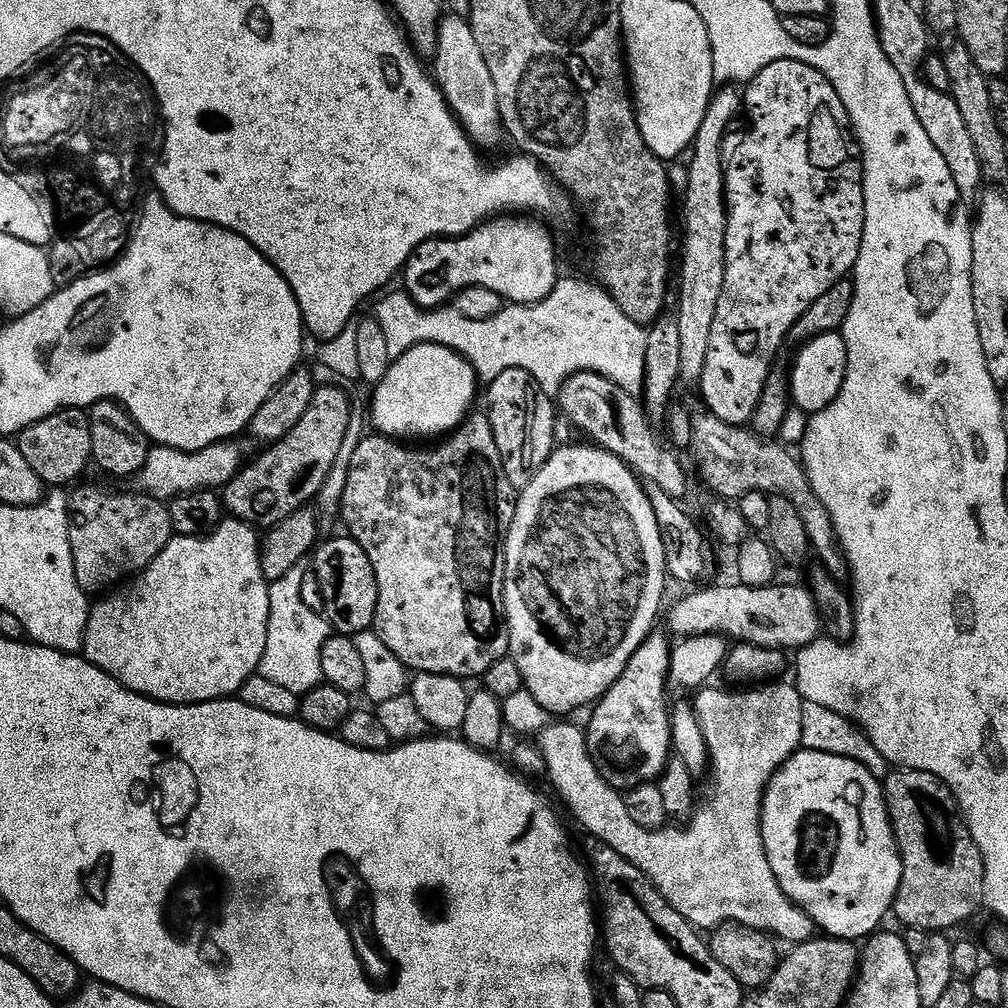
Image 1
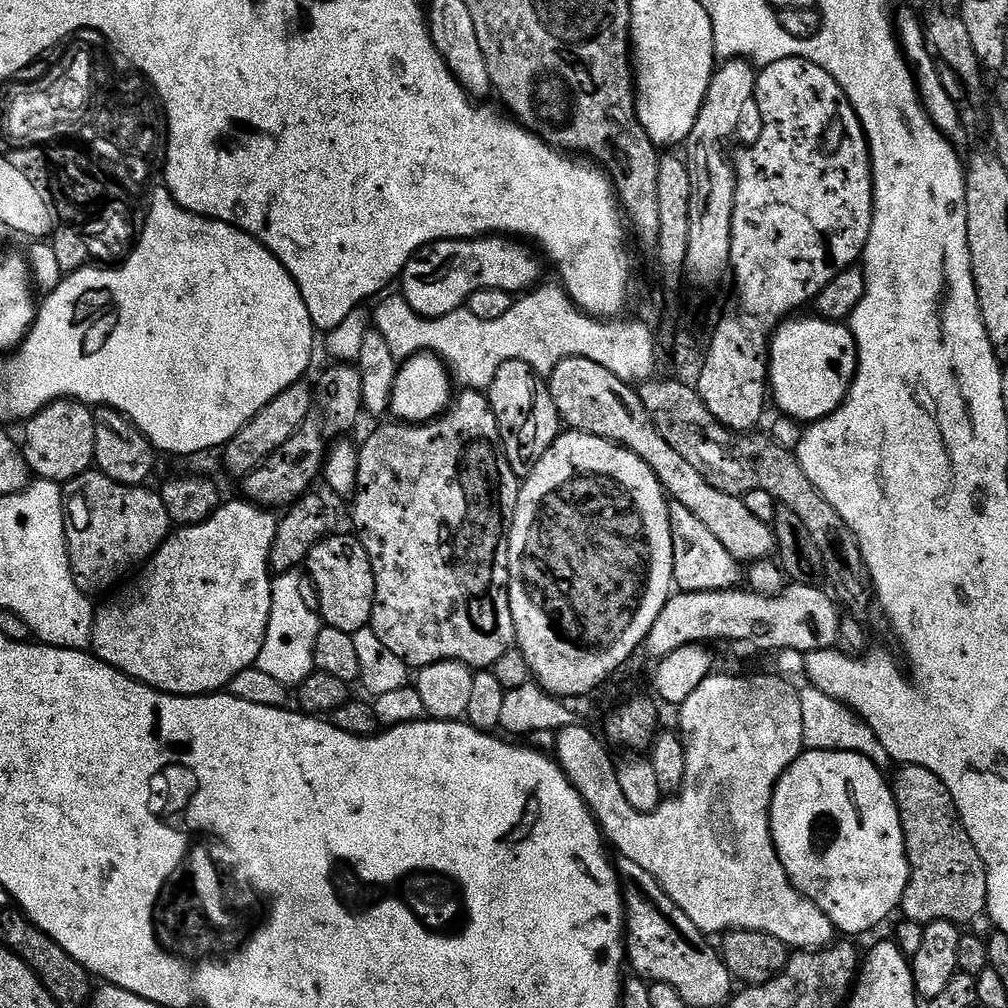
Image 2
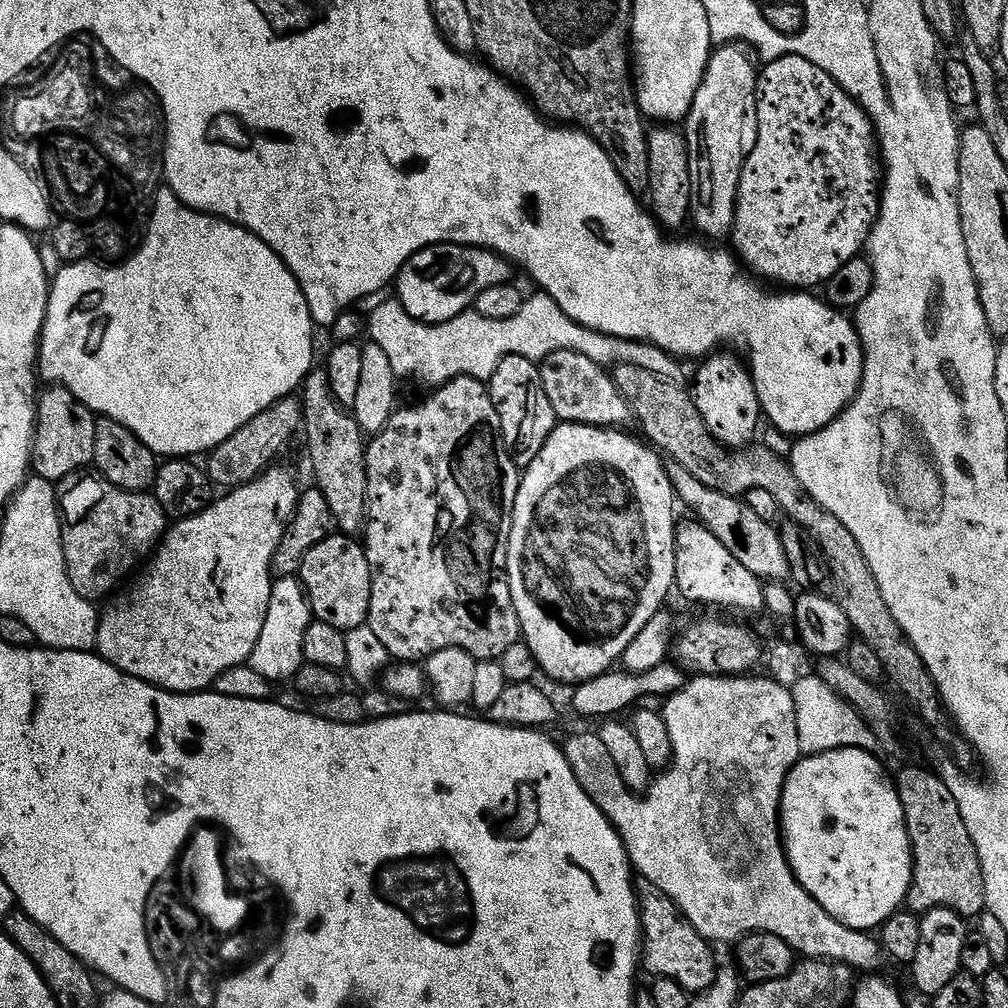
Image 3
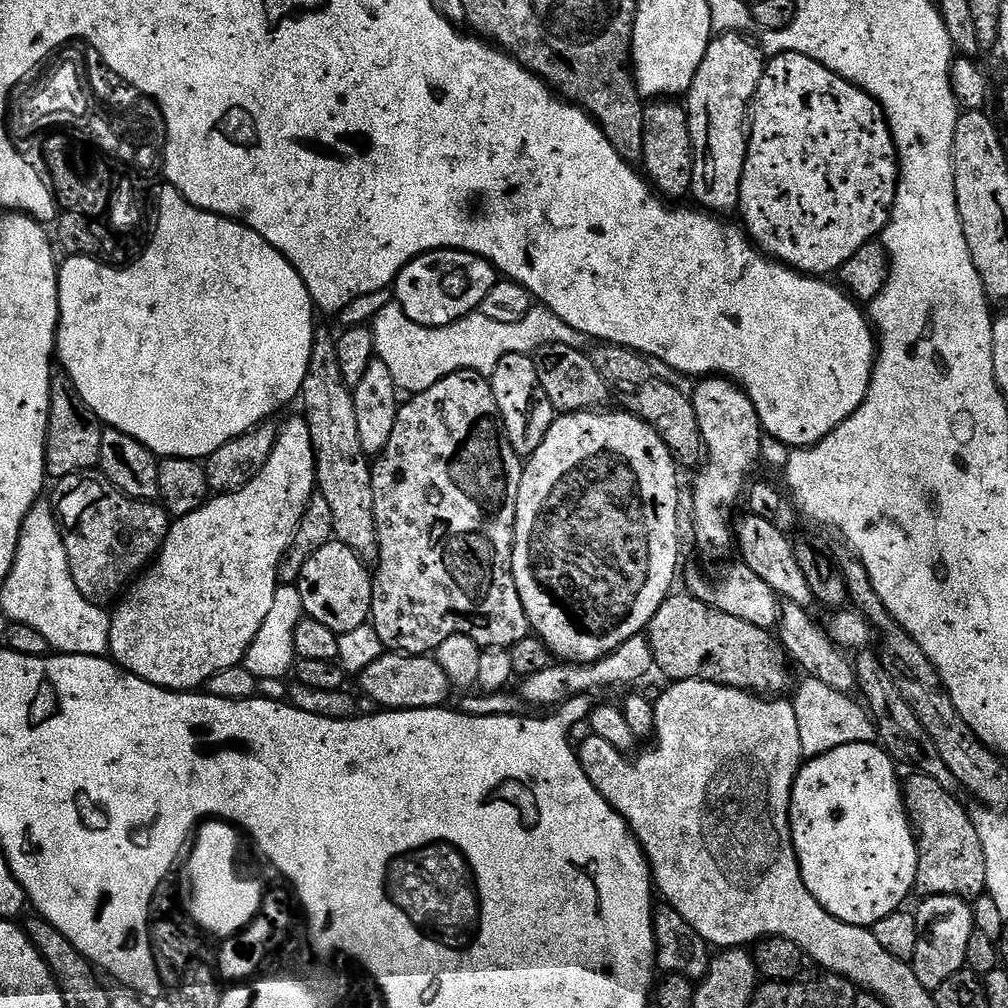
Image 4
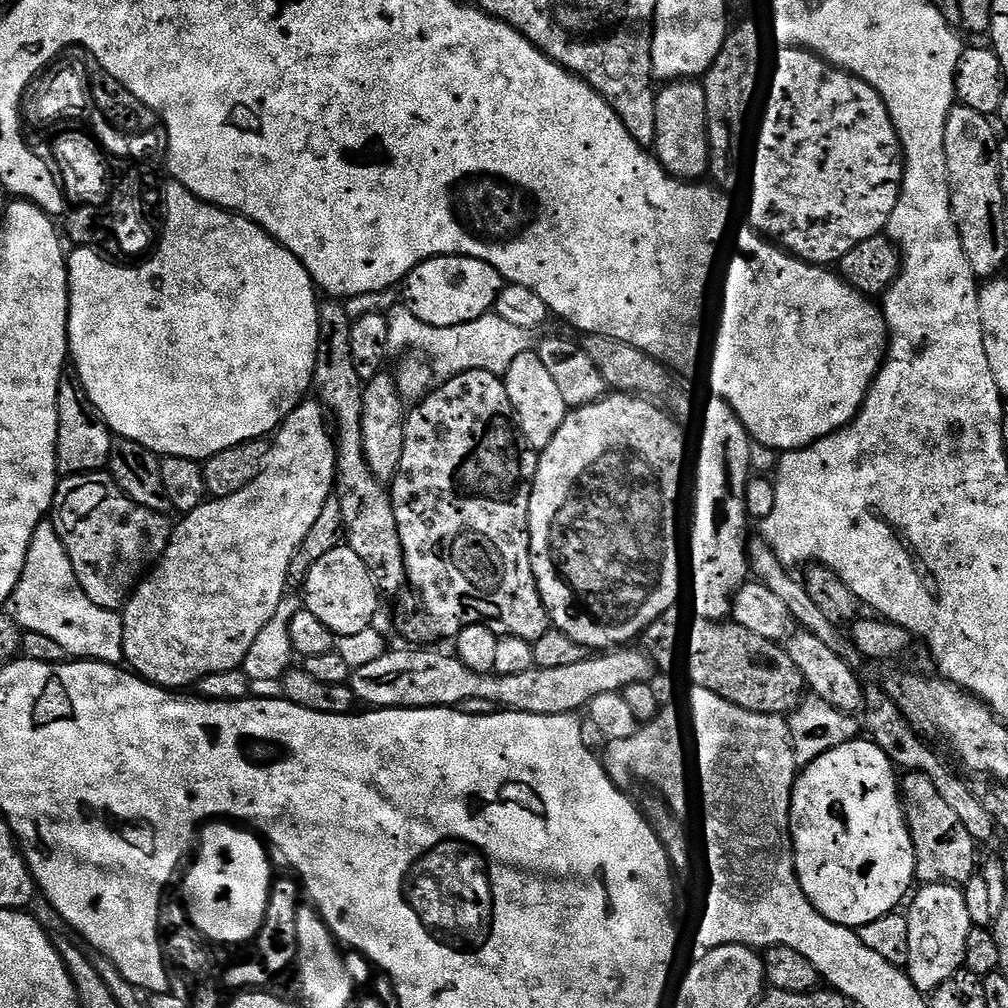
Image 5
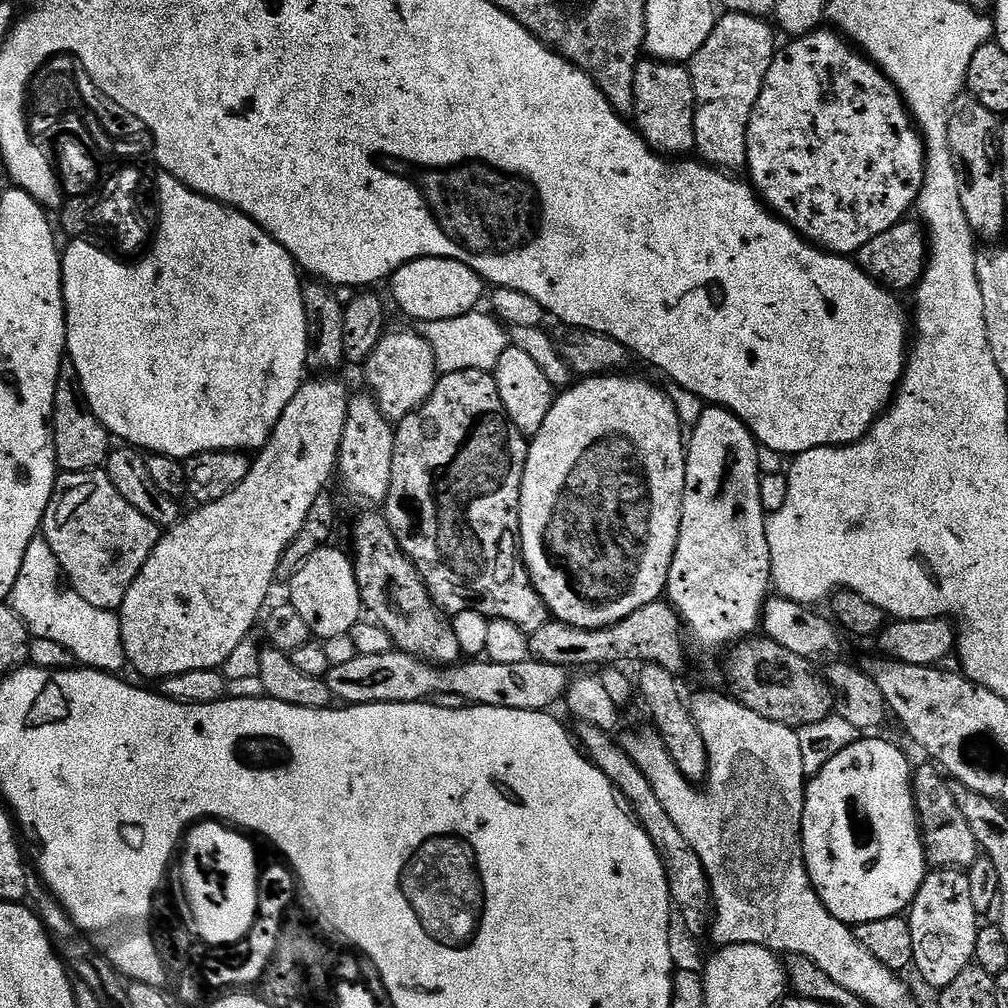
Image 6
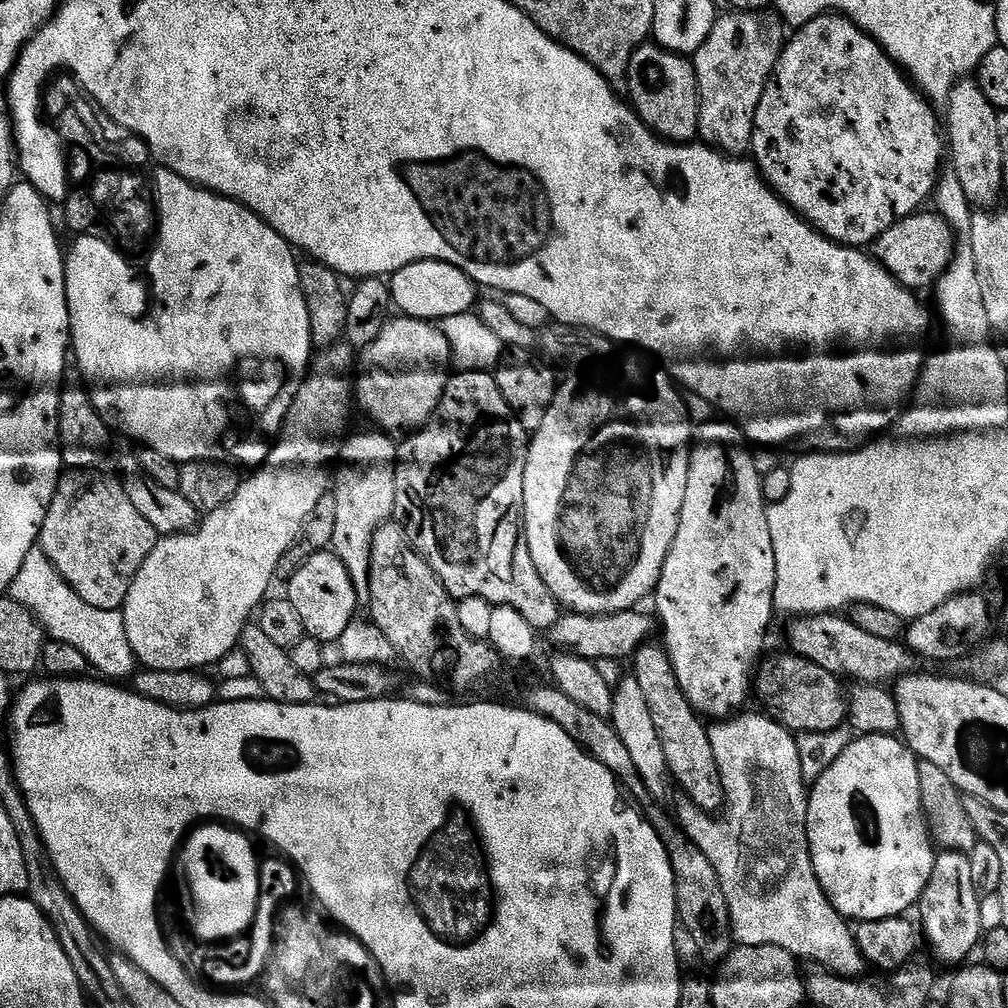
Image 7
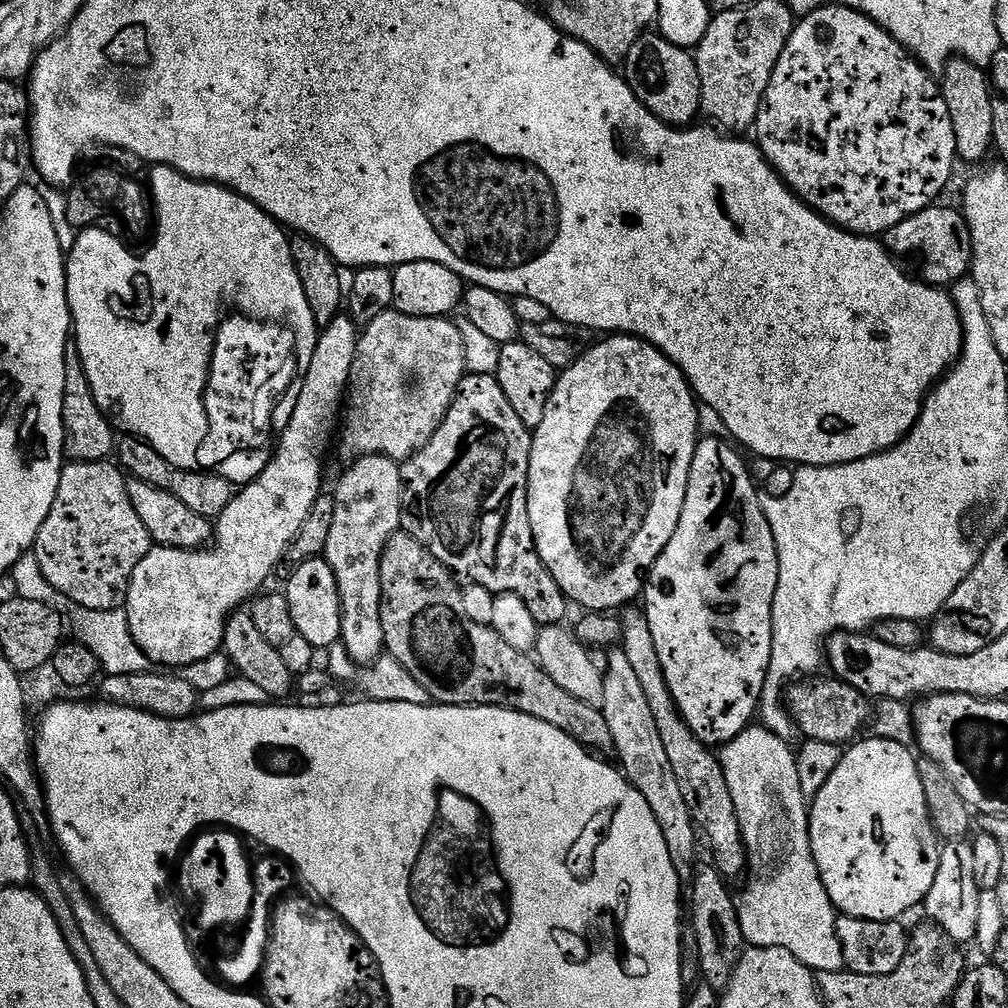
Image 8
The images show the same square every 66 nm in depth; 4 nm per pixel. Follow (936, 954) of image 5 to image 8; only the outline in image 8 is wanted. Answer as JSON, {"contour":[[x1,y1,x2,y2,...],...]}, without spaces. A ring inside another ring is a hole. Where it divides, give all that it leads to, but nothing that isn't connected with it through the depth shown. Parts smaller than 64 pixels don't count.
{"contour":[[948,842,940,849,938,874,934,874,934,886,922,905,928,911,927,919,939,926,957,945,975,941,978,930,978,882,974,882,974,850,968,842]]}

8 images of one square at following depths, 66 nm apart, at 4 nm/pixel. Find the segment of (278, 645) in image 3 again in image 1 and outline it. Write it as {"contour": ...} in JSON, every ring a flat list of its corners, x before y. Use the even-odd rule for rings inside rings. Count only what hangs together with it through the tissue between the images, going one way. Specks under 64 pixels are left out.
{"contour":[[299,571,277,580,268,589,270,594,270,622,266,650,262,654,259,675,270,678,277,686,290,690,295,696,305,696,319,684,325,683,322,672,322,646,326,646,330,625,319,611,304,601,300,587,304,580]]}

